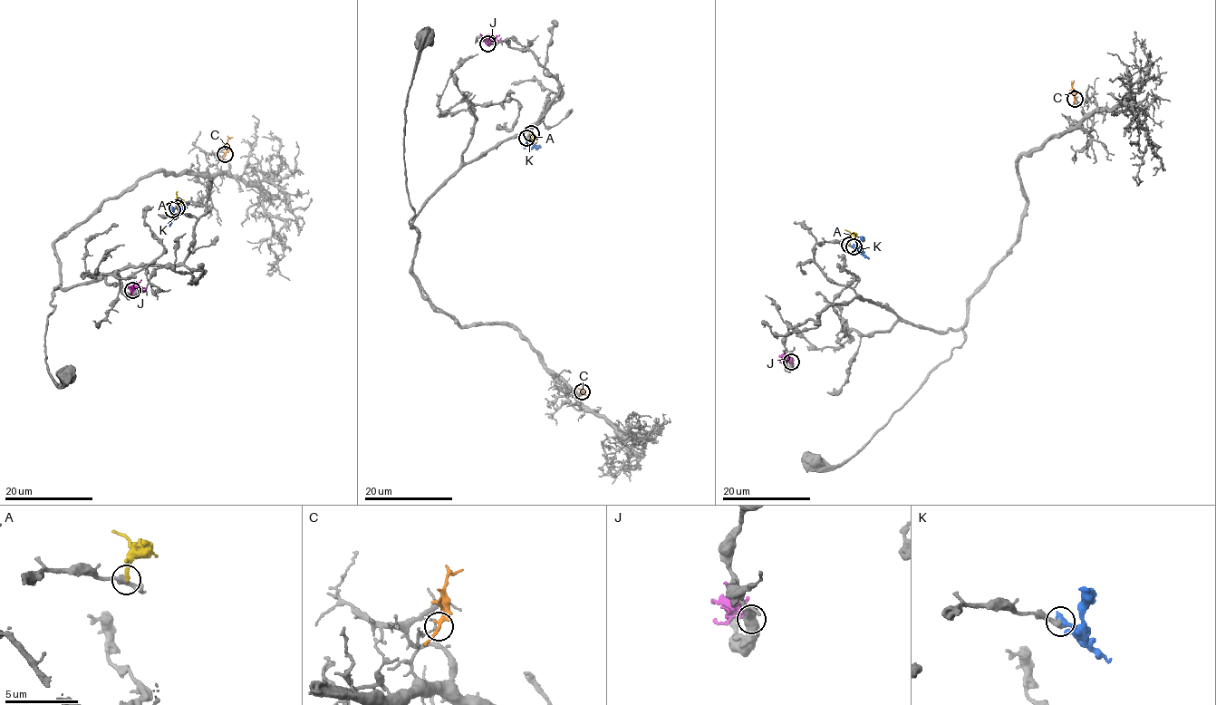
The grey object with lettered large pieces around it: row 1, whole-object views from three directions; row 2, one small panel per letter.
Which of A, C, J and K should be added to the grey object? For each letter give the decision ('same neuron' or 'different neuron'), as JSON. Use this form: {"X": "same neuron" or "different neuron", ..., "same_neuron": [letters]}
{"A": "different neuron", "C": "different neuron", "J": "different neuron", "K": "same neuron", "same_neuron": ["K"]}

